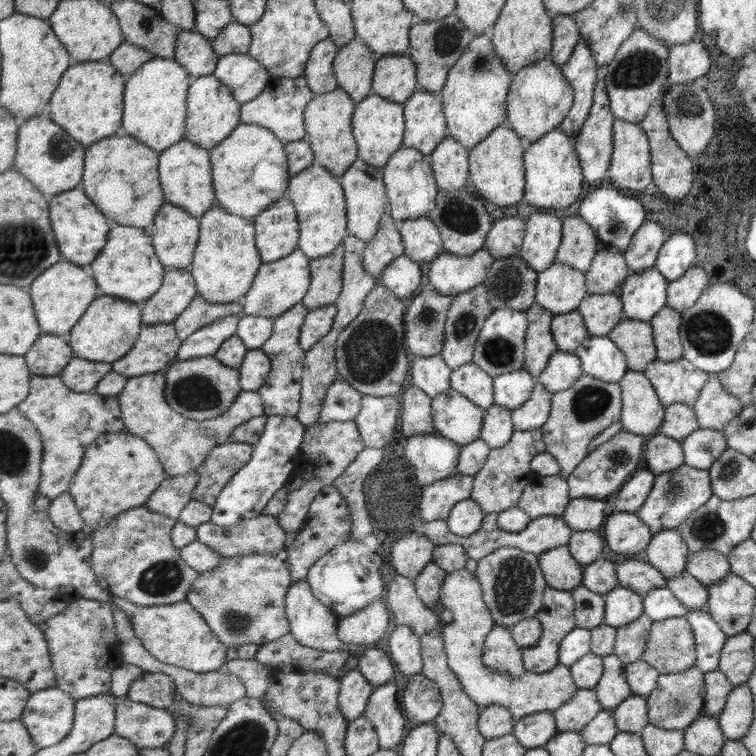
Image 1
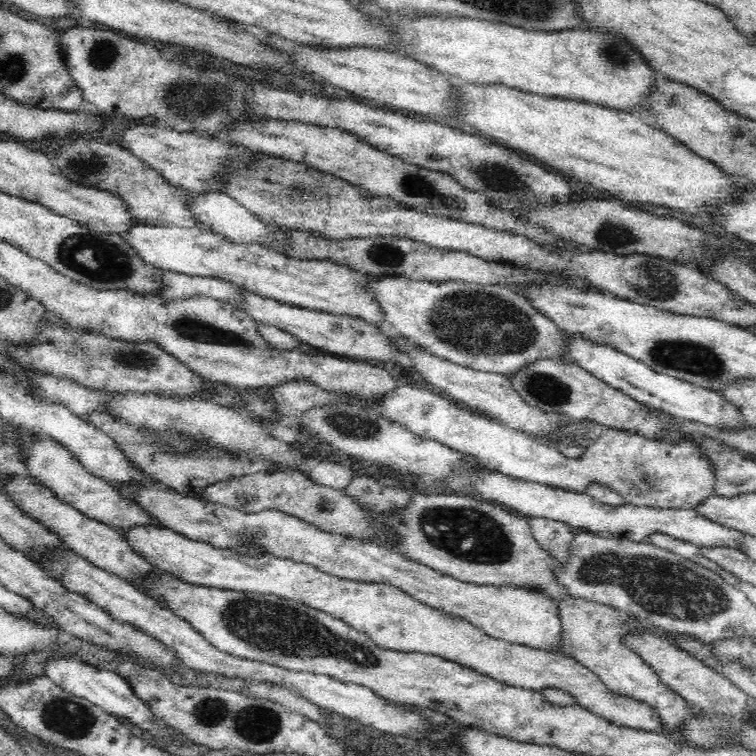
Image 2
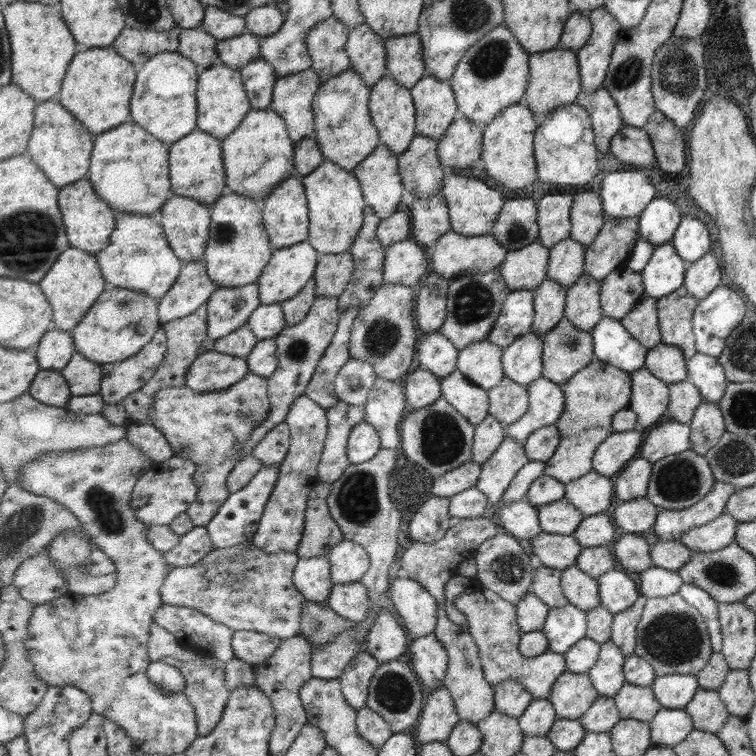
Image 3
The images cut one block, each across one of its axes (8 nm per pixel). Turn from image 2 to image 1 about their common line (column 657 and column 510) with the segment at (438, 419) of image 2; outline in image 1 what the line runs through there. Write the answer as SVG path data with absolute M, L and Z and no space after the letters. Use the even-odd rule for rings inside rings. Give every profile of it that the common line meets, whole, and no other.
M515 429L514 437L503 447L492 449L483 469L474 476L475 500L486 512L486 515L501 514L505 510L519 507L522 502L526 487L536 479L531 471L531 463L538 454L538 446L535 442L533 431Z

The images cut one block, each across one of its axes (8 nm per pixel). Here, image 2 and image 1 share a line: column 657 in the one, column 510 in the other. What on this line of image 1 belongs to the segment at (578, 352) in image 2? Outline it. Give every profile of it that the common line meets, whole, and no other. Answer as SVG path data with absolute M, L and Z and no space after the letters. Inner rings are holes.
M527 368L502 374L494 378L495 403L508 409L519 408L534 393L537 379Z

